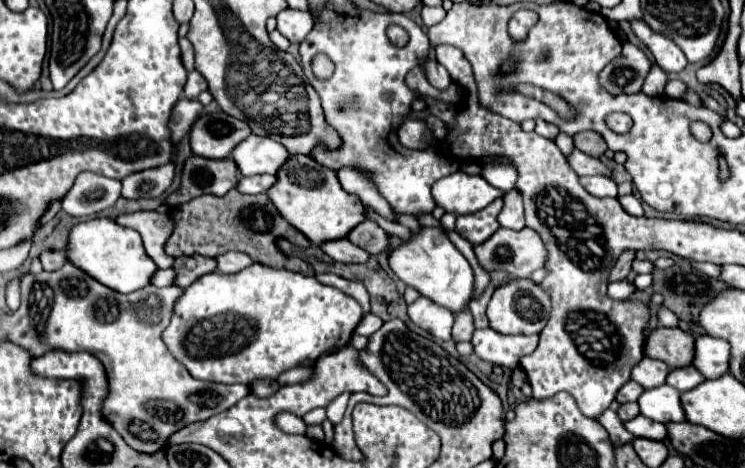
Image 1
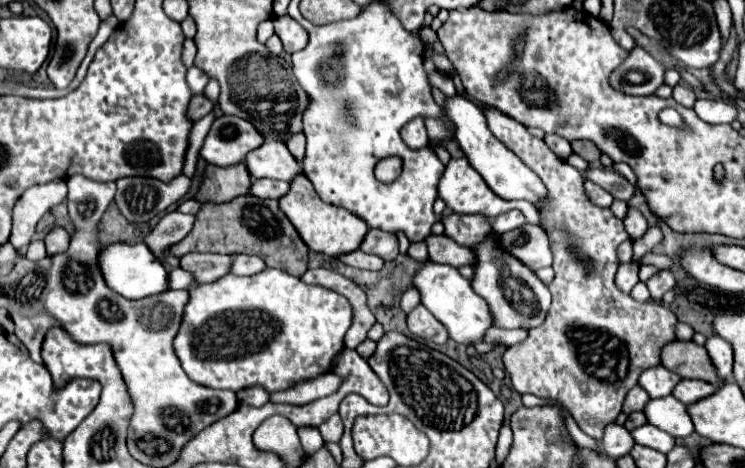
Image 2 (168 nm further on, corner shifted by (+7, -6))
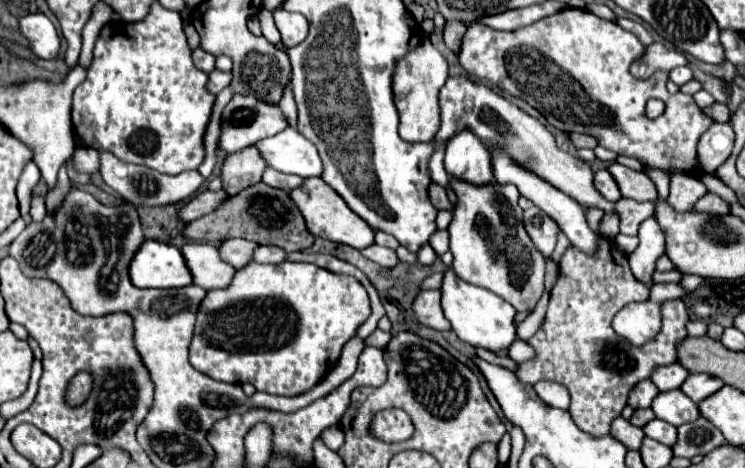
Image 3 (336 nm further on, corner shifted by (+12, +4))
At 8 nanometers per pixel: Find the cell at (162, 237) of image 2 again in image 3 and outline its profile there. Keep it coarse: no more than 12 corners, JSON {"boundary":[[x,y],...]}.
{"boundary":[[224,190],[196,194],[180,218],[192,222],[216,210],[230,194]]}

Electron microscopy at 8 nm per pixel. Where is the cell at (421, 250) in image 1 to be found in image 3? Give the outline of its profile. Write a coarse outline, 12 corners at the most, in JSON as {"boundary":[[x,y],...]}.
{"boundary":[[446,270],[444,316],[490,352],[518,338],[516,308]]}

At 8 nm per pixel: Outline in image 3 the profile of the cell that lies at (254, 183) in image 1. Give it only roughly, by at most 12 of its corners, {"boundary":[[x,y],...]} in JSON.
{"boundary":[[264,172],[262,180],[280,190],[294,190],[304,182],[300,176]]}

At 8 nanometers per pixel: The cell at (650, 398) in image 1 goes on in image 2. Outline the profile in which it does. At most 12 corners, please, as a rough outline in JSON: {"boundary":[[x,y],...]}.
{"boundary":[[673,396],[649,400],[649,424],[675,438],[693,432],[687,406]]}

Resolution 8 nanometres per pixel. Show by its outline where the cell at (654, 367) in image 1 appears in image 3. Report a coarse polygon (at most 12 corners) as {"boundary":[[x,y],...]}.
{"boundary":[[674,362],[660,366],[650,380],[660,392],[680,388],[690,372]]}

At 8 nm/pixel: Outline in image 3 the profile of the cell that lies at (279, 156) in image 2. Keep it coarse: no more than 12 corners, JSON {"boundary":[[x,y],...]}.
{"boundary":[[292,126],[256,144],[274,170],[322,174],[316,146]]}

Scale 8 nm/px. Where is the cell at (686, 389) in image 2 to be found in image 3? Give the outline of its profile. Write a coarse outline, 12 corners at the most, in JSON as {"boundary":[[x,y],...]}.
{"boundary":[[690,374],[682,392],[696,404],[724,382],[710,374]]}

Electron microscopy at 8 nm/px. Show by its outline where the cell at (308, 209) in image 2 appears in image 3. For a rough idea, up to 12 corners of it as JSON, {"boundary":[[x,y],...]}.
{"boundary":[[322,180],[290,192],[308,230],[364,250],[376,234]]}

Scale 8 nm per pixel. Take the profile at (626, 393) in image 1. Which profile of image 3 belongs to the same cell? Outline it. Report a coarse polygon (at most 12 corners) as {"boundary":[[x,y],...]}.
{"boundary":[[642,380],[628,398],[628,406],[650,408],[660,390]]}

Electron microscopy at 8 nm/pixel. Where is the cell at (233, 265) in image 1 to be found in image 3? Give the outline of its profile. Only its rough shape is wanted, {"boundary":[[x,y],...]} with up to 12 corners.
{"boundary":[[258,246],[254,262],[280,264],[286,252],[276,246]]}

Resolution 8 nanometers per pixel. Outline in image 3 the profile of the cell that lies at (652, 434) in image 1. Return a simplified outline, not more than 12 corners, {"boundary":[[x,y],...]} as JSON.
{"boundary":[[662,420],[644,426],[644,434],[662,444],[674,446],[678,430]]}

